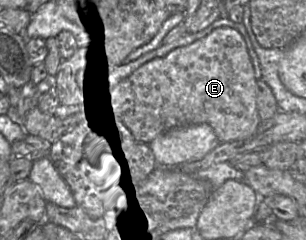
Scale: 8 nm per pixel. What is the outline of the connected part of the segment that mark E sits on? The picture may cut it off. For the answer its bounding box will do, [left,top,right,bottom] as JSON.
[20,27,260,144]

